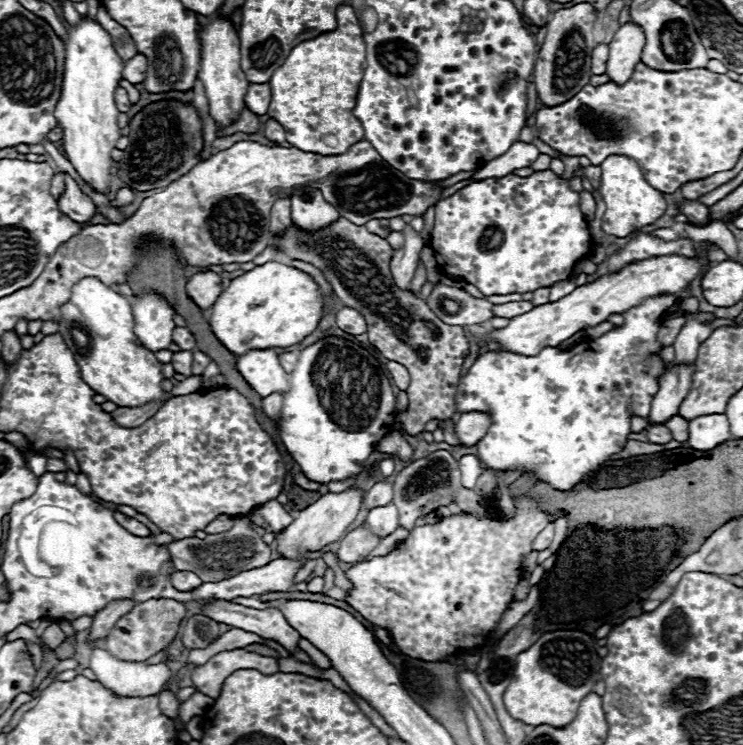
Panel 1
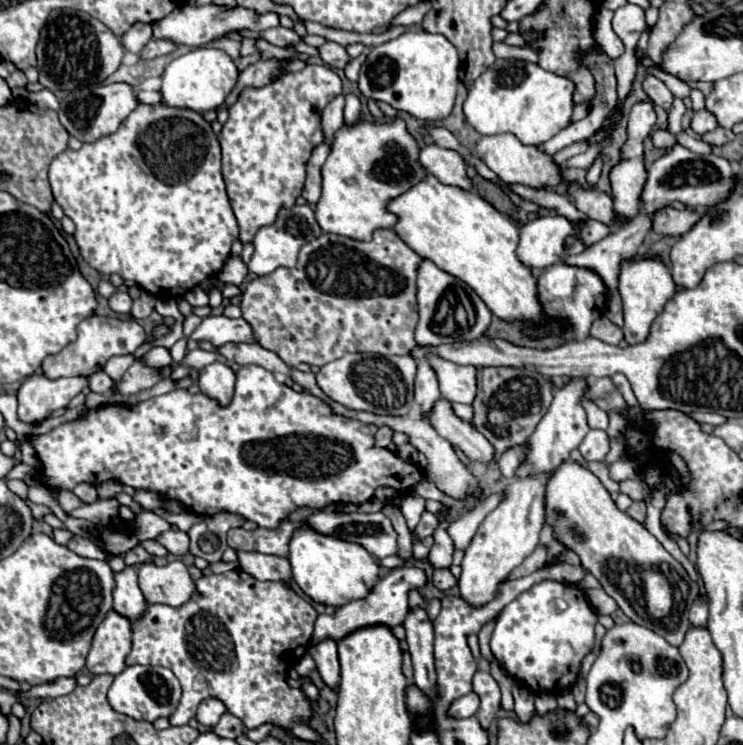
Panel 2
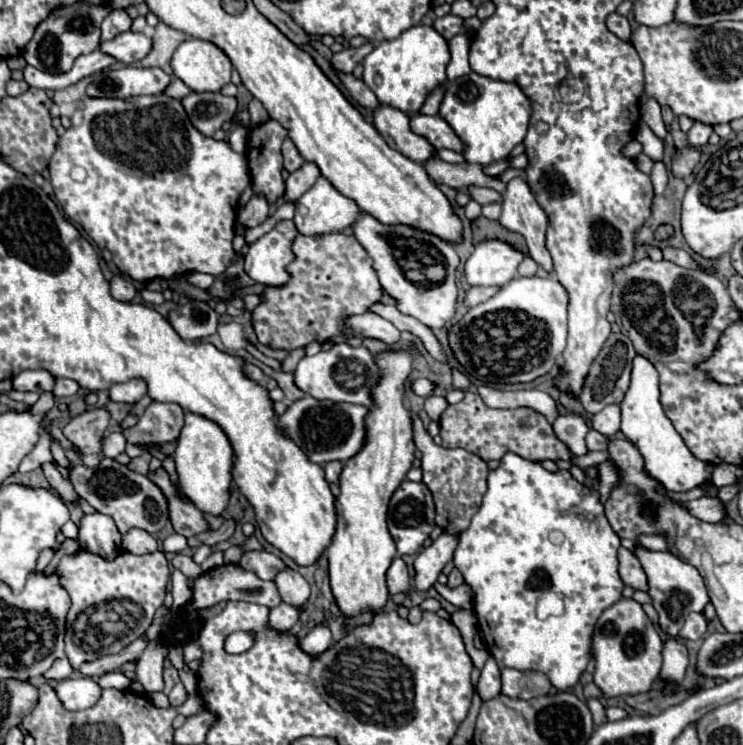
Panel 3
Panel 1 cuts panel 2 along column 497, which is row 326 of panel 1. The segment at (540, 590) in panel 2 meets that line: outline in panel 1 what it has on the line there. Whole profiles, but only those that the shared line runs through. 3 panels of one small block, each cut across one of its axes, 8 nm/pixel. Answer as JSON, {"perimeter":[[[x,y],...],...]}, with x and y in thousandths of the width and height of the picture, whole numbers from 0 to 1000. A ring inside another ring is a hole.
{"perimeter":[[[883,397],[883,400],[875,400],[872,405],[840,419],[840,427],[843,427],[843,435],[840,438],[832,438],[829,443],[821,443],[818,448],[802,454],[802,456],[794,456],[794,459],[786,459],[786,462],[778,462],[762,472],[751,470],[751,467],[743,467],[743,464],[735,464],[729,467],[721,478],[705,478],[705,475],[692,475],[692,472],[678,472],[678,475],[651,475],[646,478],[635,494],[630,497],[630,502],[624,507],[619,507],[616,513],[616,529],[614,529],[614,548],[619,553],[630,553],[630,550],[646,550],[646,553],[659,553],[662,556],[662,572],[657,574],[657,583],[643,593],[643,615],[646,620],[654,626],[654,628],[665,628],[665,631],[692,631],[692,628],[705,628],[705,631],[716,631],[729,647],[738,647],[743,655],[748,658],[767,658],[773,655],[775,650],[781,650],[786,644],[786,639],[791,639],[797,631],[802,631],[810,620],[816,620],[821,615],[821,609],[826,607],[834,607],[845,591],[845,583],[848,583],[848,561],[845,561],[845,545],[859,556],[859,558],[872,558],[875,556],[875,542],[878,542],[878,534],[886,523],[886,505],[896,497],[896,491],[891,489],[888,483],[888,470],[891,464],[883,459],[883,446],[888,440],[888,427],[891,427],[891,419],[907,405],[907,397]]]}

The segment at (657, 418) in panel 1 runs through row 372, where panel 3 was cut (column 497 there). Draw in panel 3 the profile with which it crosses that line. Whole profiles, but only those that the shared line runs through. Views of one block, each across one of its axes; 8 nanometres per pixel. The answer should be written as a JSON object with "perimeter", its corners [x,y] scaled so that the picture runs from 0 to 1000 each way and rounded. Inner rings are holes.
{"perimeter":[[[657,881],[651,897],[649,897],[649,907],[643,913],[643,929],[649,934],[649,940],[659,940],[665,934],[673,932],[676,915],[673,915],[673,897],[668,891],[668,886],[662,881]]]}

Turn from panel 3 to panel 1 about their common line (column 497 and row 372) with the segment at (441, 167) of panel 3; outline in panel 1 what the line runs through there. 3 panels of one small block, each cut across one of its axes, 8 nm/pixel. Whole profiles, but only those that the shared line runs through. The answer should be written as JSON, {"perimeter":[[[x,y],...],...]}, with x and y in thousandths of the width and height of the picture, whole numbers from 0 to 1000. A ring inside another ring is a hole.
{"perimeter":[[[242,470],[242,472],[234,472],[231,478],[231,491],[240,502],[248,502],[253,505],[256,497],[258,497],[258,472],[256,470]]]}

